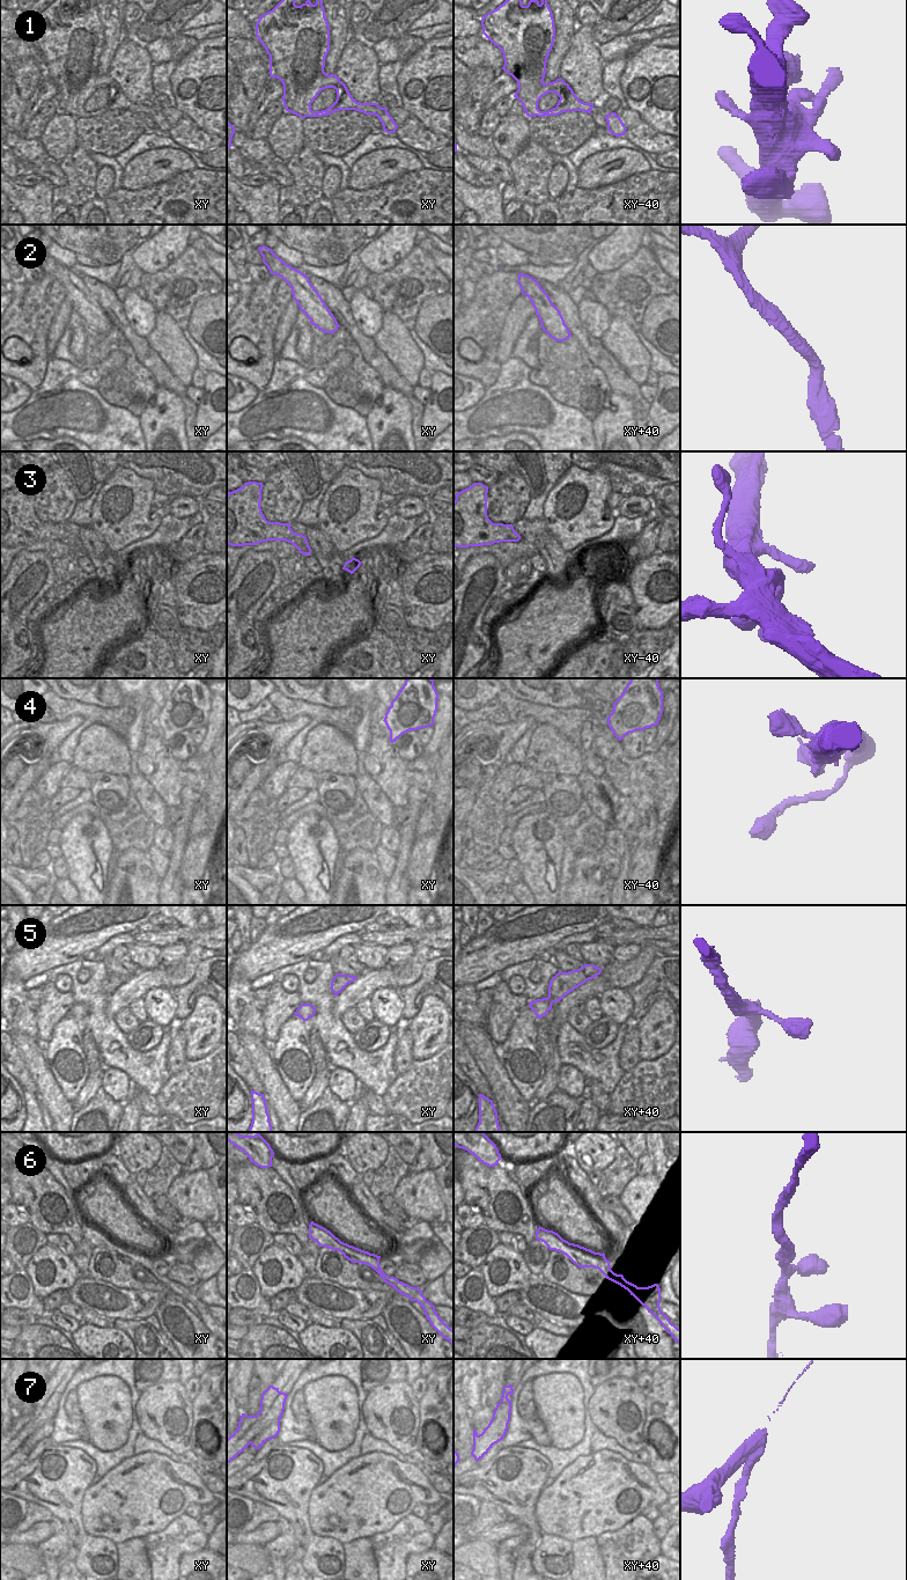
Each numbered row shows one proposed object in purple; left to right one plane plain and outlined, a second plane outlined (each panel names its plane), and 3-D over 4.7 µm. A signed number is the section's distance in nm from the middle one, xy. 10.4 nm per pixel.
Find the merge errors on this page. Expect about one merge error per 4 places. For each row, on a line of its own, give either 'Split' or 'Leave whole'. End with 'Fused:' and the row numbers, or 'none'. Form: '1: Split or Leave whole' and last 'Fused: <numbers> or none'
1: Leave whole
2: Leave whole
3: Leave whole
4: Leave whole
5: Leave whole
6: Leave whole
7: Split
Fused: 7

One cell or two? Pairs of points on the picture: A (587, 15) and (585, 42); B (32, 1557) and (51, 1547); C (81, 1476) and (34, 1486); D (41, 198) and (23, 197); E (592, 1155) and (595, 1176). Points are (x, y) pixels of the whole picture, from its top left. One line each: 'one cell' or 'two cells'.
A: two cells
B: two cells
C: one cell
D: one cell
E: two cells

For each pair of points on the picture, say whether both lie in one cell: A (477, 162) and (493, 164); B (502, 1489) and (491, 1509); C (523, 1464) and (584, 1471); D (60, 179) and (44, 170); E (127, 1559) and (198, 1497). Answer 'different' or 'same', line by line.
A: same
B: different
C: different
D: same
E: different

